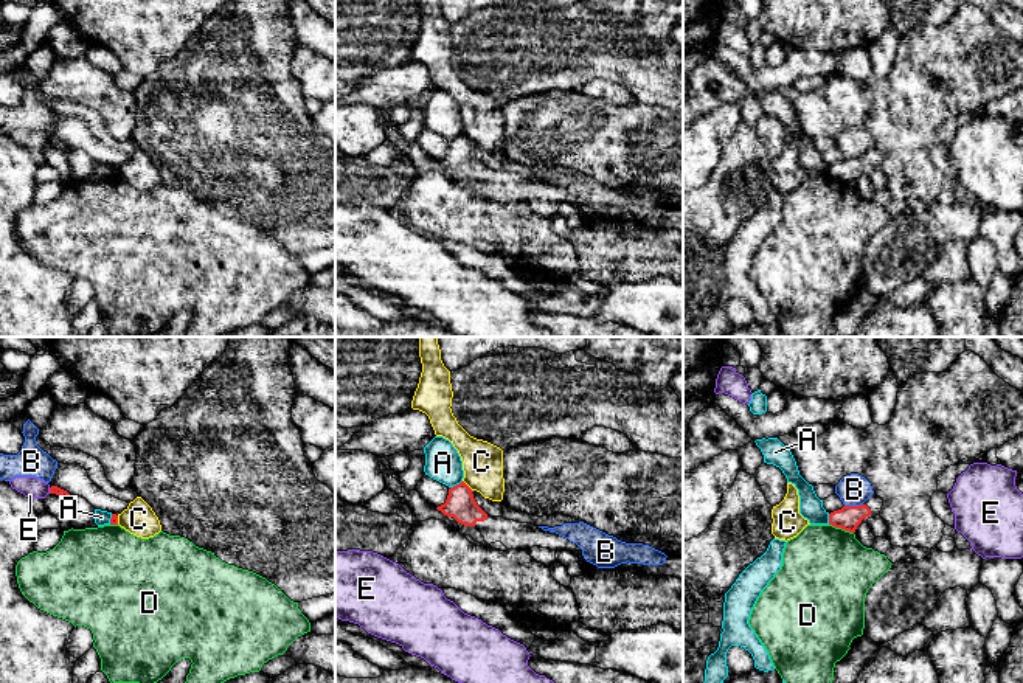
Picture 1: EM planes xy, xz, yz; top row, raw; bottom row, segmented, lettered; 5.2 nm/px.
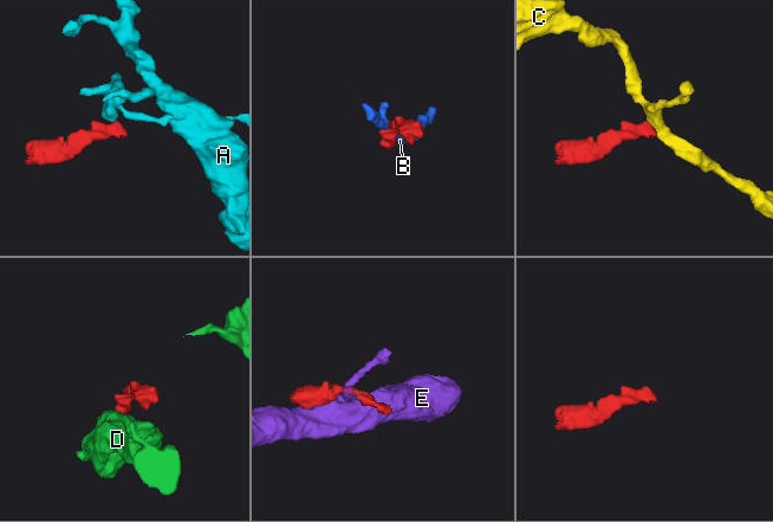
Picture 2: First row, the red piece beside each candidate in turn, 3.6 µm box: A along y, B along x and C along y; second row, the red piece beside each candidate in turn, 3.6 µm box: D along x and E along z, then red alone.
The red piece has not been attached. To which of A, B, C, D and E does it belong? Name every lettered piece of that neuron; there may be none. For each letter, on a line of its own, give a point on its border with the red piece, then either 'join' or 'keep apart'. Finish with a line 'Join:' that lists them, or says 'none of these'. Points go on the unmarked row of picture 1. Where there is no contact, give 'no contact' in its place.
A: contact xz (457, 137); keep apart
B: contact yz (853, 159); keep apart
C: contact xz (466, 137); keep apart
D: contact yz (842, 180); keep apart
E: contact xy (50, 143); keep apart
Join: none of these

